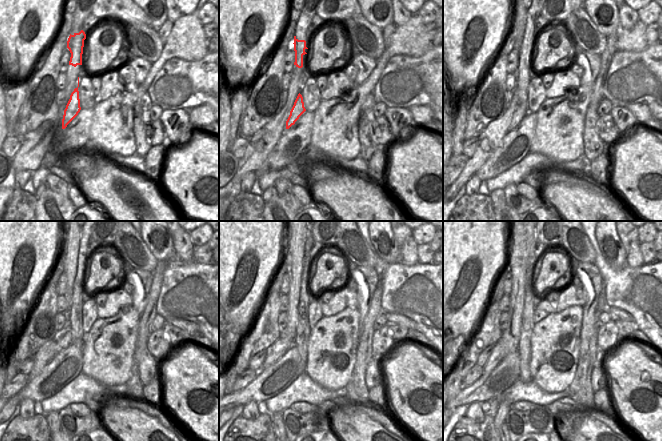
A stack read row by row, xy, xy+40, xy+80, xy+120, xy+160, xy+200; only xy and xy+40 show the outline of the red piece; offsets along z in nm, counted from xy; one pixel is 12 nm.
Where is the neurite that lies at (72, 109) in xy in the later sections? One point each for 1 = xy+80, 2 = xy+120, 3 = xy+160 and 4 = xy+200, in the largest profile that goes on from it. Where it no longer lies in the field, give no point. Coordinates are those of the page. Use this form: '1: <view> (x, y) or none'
1: xy+80 (522, 110)
2: xy+120 (66, 340)
3: xy+160 (280, 346)
4: xy+200 (499, 350)

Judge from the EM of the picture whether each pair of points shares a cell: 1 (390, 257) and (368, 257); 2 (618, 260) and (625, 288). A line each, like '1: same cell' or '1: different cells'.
1: different cells
2: different cells

